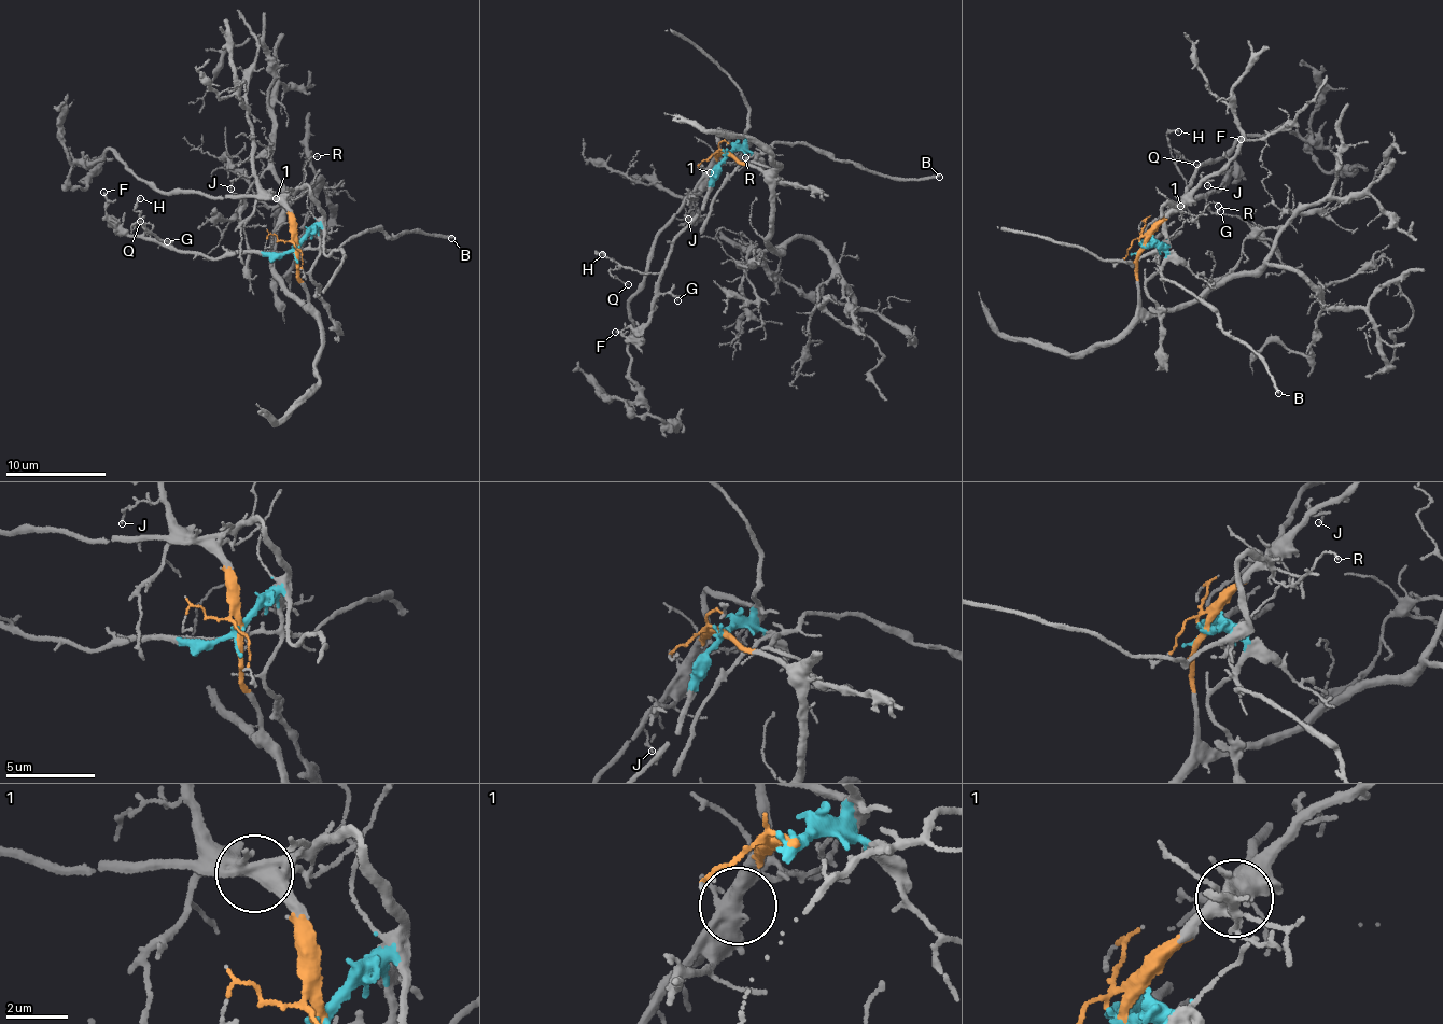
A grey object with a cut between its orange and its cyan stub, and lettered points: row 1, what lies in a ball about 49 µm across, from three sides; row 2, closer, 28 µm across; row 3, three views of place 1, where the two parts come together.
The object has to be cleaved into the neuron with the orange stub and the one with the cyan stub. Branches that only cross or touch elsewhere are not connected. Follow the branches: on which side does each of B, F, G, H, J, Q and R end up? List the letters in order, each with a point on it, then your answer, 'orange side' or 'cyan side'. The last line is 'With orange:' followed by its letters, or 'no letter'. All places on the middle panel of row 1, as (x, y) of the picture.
B: place (939, 177); cyan side
F: place (615, 332); cyan side
G: place (677, 300); cyan side
H: place (602, 254); cyan side
J: place (688, 219); orange side
Q: place (628, 284); cyan side
R: place (745, 157); cyan side
With orange: J

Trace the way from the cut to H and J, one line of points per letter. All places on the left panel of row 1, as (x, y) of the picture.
H: (296, 249), (280, 255), (252, 249), (215, 257), (176, 247), (142, 223), (137, 207), (141, 198)
J: (296, 249), (284, 207), (254, 178), (239, 176), (230, 188)

